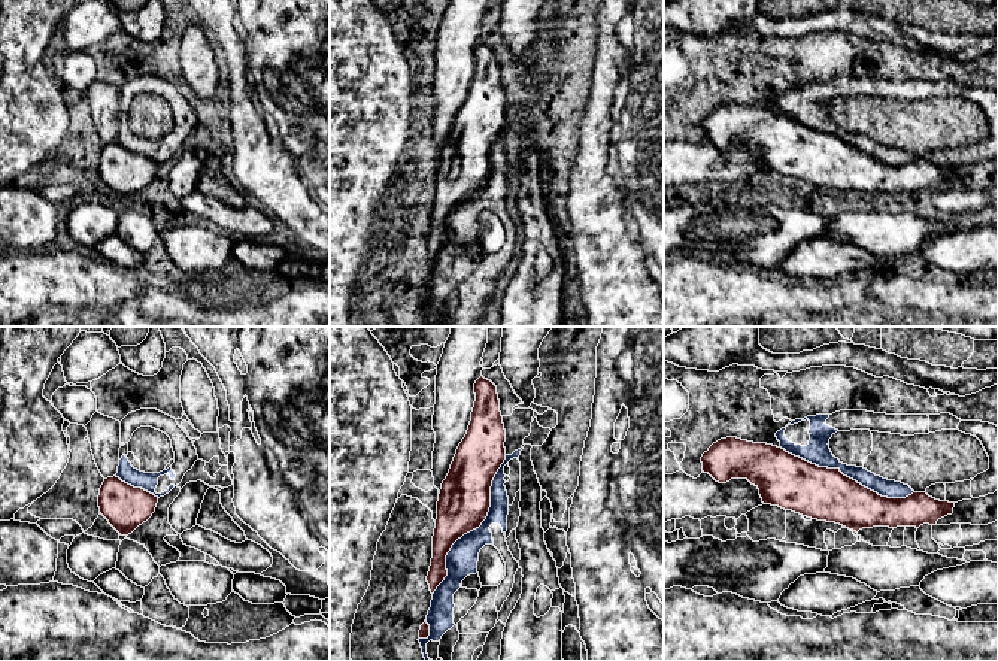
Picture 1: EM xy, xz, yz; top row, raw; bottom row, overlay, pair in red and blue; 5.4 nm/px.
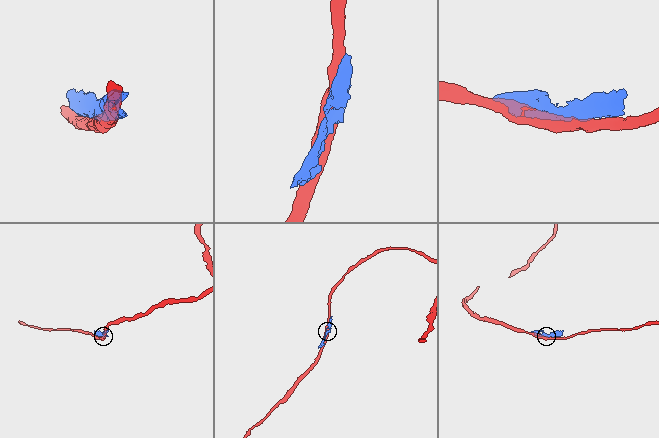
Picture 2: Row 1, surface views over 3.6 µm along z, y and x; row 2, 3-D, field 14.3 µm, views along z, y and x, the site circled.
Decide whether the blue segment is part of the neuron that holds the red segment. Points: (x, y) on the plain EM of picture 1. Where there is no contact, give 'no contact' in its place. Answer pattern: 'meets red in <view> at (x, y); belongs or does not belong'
meets red in xz at (476, 193); does not belong

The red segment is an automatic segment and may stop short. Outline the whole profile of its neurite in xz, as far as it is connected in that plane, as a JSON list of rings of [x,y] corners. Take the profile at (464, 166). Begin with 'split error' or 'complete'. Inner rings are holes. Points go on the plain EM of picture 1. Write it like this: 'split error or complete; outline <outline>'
complete; outline [[[480,42],[465,103],[442,149],[427,248],[431,260],[448,242],[446,221],[464,200],[479,194],[491,173],[492,146],[506,125],[506,95],[497,52]]]

